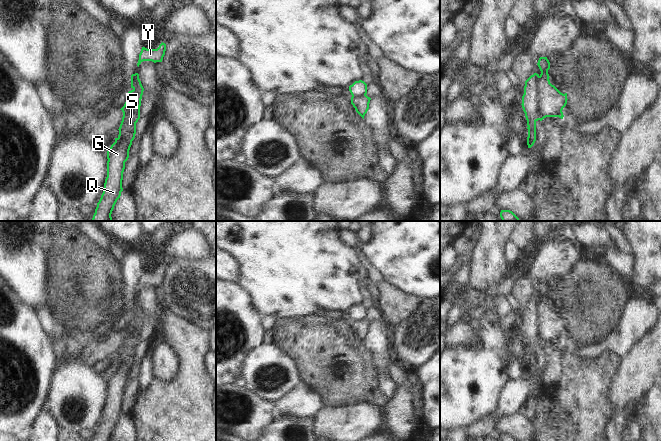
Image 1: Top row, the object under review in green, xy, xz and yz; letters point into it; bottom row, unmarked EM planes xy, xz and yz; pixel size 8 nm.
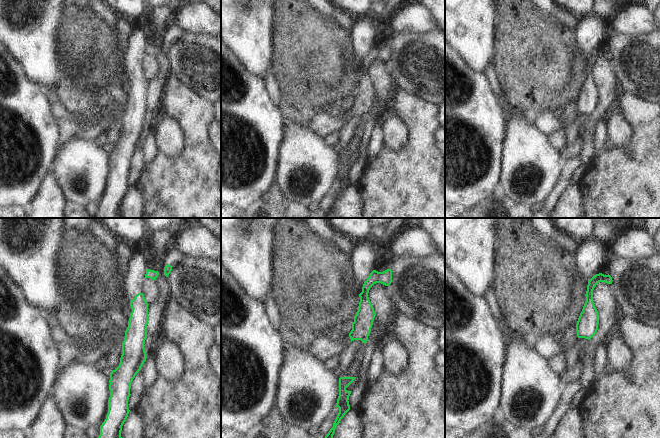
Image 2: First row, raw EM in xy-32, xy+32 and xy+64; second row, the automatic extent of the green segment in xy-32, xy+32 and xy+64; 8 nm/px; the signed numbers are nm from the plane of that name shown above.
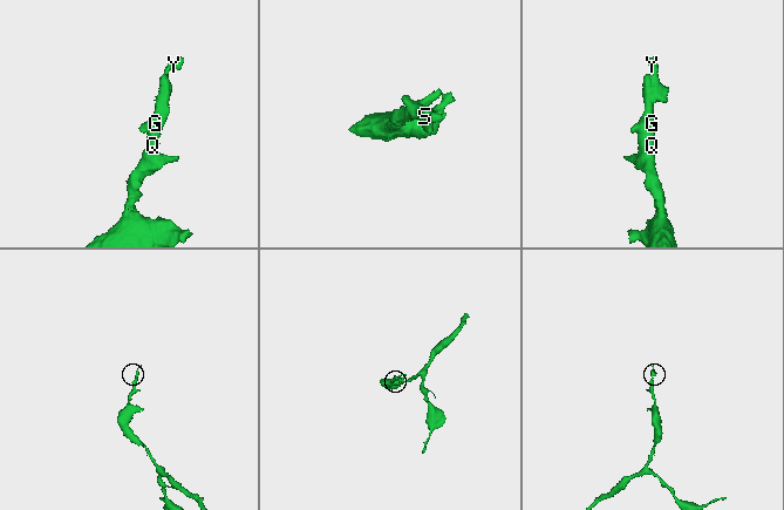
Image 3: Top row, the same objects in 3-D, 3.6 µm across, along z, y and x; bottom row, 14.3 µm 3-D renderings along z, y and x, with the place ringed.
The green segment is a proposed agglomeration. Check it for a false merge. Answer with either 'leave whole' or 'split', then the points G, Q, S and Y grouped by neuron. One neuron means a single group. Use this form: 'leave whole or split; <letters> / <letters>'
split; G Q S / Y

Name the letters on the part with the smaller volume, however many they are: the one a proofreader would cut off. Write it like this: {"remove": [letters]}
{"remove": ["Y"]}

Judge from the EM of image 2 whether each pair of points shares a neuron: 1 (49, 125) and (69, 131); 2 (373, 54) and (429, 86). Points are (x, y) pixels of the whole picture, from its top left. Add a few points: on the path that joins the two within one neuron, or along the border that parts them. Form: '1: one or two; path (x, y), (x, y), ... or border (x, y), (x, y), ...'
1: two; border (64, 121), (61, 127), (59, 149), (57, 151)
2: two; border (390, 44), (391, 58), (388, 61)

